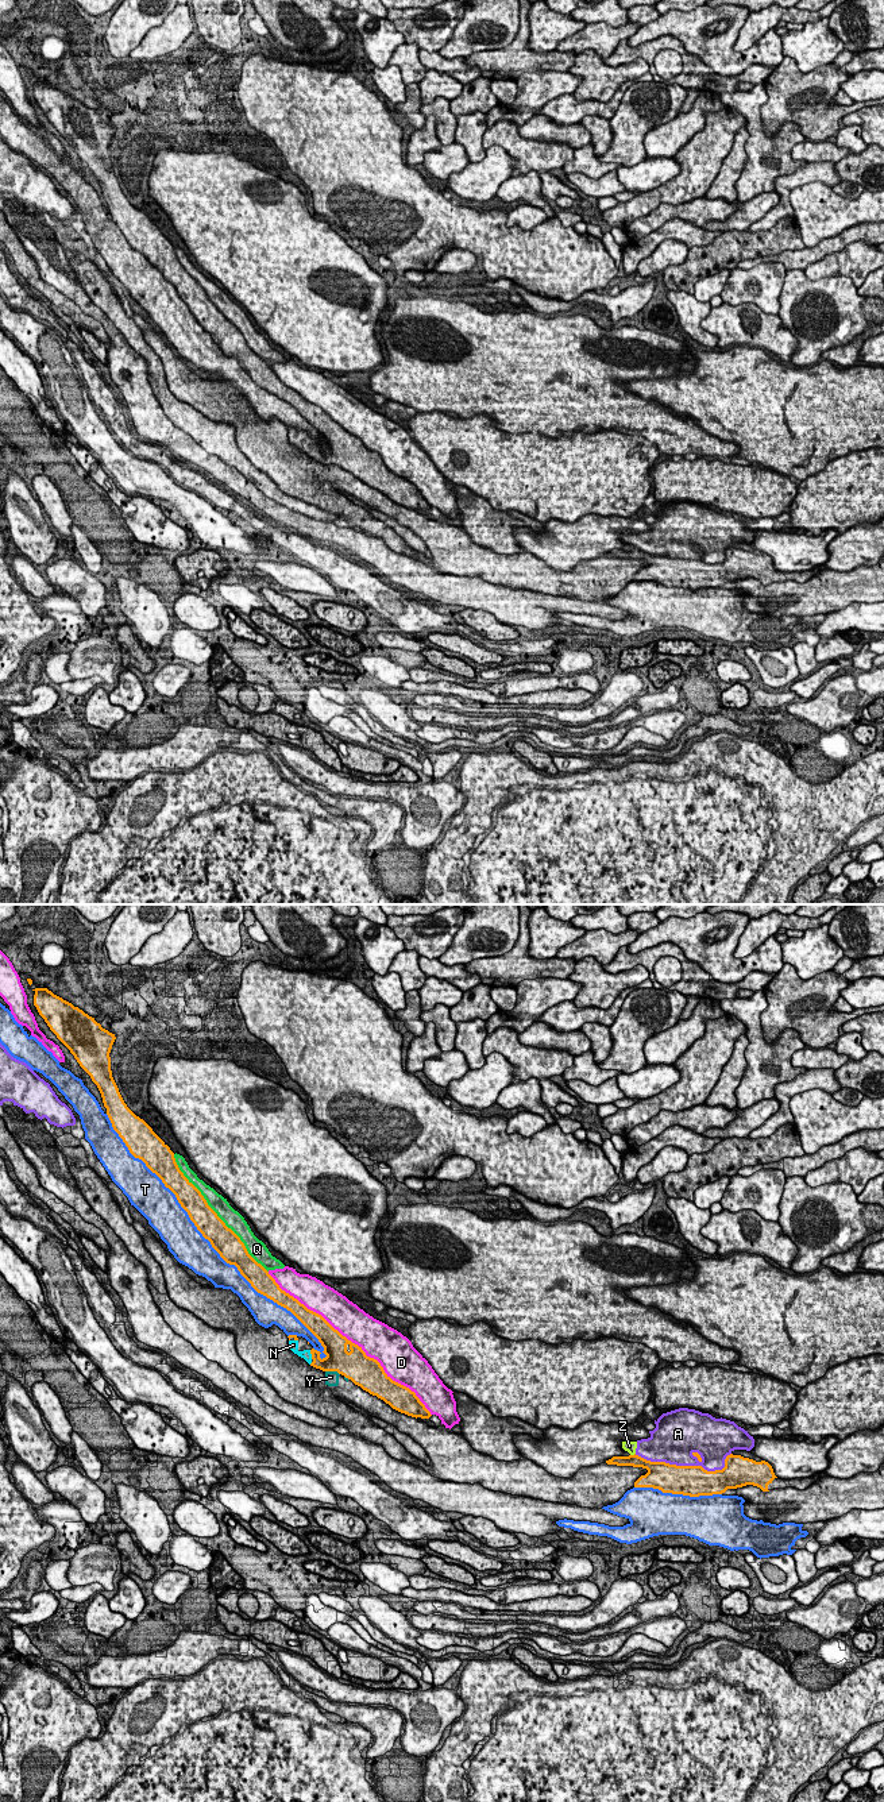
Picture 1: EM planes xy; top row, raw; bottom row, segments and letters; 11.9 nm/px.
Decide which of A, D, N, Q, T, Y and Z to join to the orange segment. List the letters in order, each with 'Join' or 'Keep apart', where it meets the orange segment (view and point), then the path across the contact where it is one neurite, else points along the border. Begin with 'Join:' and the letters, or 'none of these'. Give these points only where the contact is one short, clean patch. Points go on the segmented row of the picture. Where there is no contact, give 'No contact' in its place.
Join: N
A: Keep apart. Touches orange at xy (686, 1466)
D: Keep apart. Touches orange at xy (351, 1342)
N: Join. Touches orange at xy (311, 1353)
Q: Keep apart. Touches orange at xy (216, 1214)
T: Keep apart. Touches orange at xy (211, 1243)
Y: Keep apart. Touches orange at xy (332, 1370). Boundary: xy (325, 1370), (335, 1370), (339, 1374)
Z: Keep apart. Touches orange at xy (632, 1455). Boundary: xy (634, 1453), (630, 1455)

